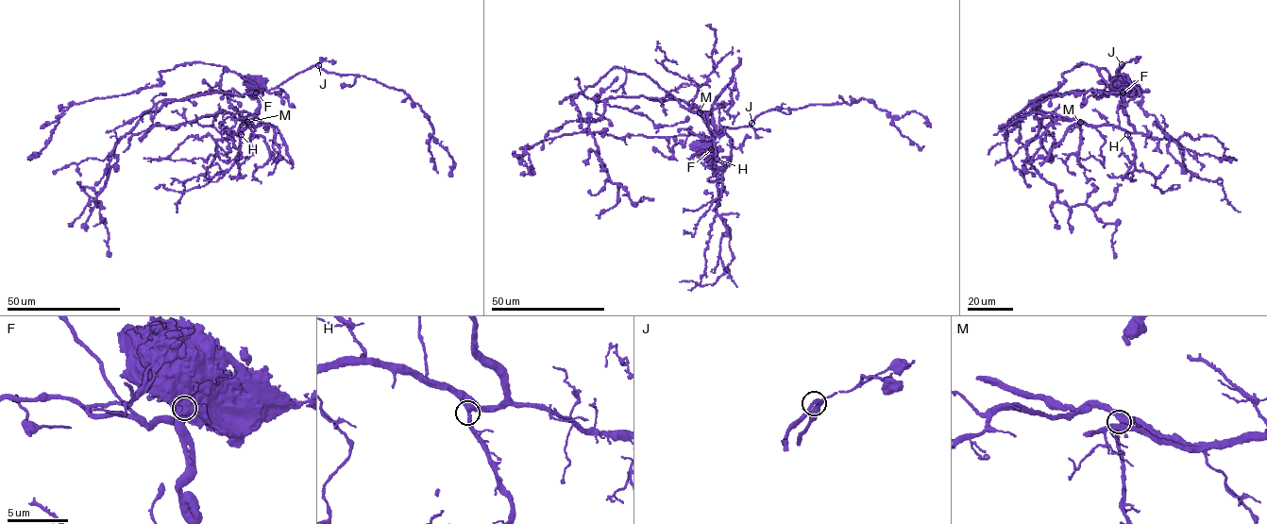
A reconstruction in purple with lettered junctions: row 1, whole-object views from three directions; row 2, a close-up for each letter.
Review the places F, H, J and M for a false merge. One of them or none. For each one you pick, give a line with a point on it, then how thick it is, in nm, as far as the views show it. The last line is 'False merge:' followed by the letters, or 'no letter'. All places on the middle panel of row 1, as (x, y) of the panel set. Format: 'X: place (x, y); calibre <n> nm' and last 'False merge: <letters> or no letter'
F: place (711, 149); calibre 950 nm
False merge: F

